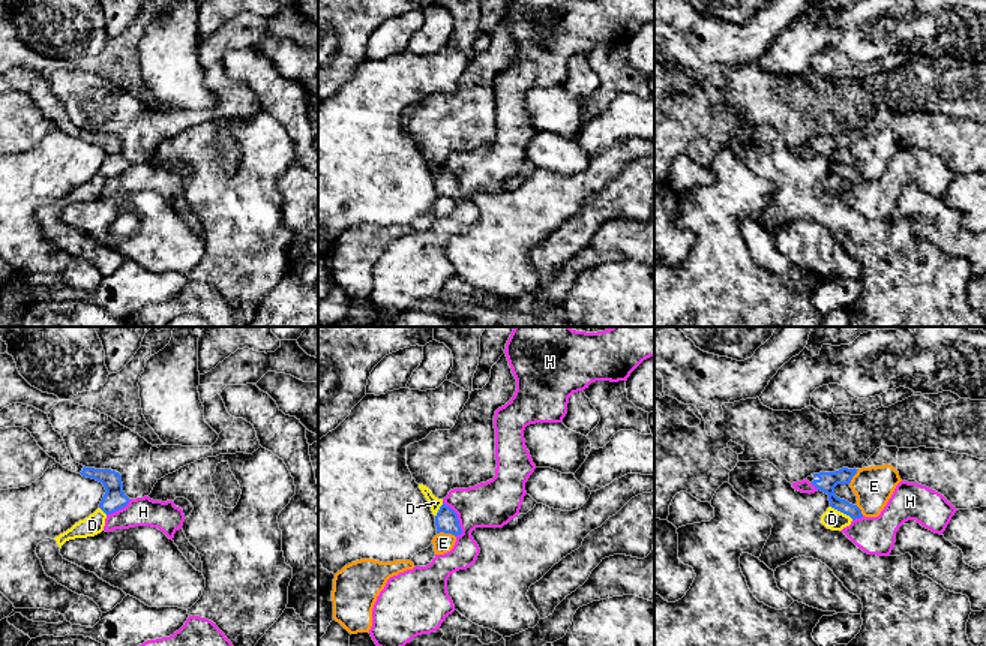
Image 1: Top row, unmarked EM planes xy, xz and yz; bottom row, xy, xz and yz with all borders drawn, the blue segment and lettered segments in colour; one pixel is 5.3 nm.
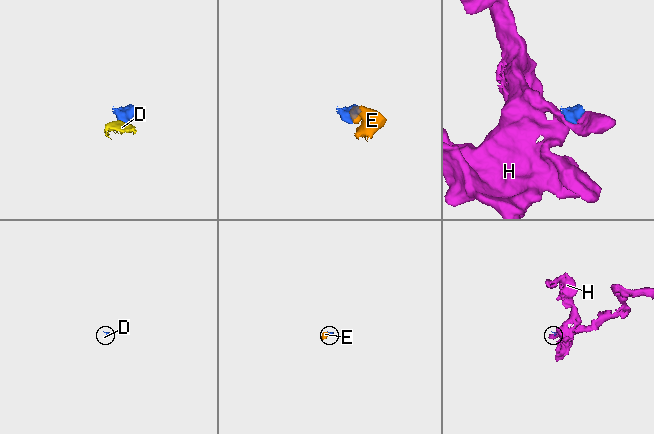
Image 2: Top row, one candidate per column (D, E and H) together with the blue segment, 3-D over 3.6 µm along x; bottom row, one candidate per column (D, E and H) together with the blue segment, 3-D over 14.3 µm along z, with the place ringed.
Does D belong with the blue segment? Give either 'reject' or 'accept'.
reject

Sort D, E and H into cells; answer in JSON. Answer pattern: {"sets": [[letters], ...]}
{"sets": [["D", "E"], ["H"]]}

